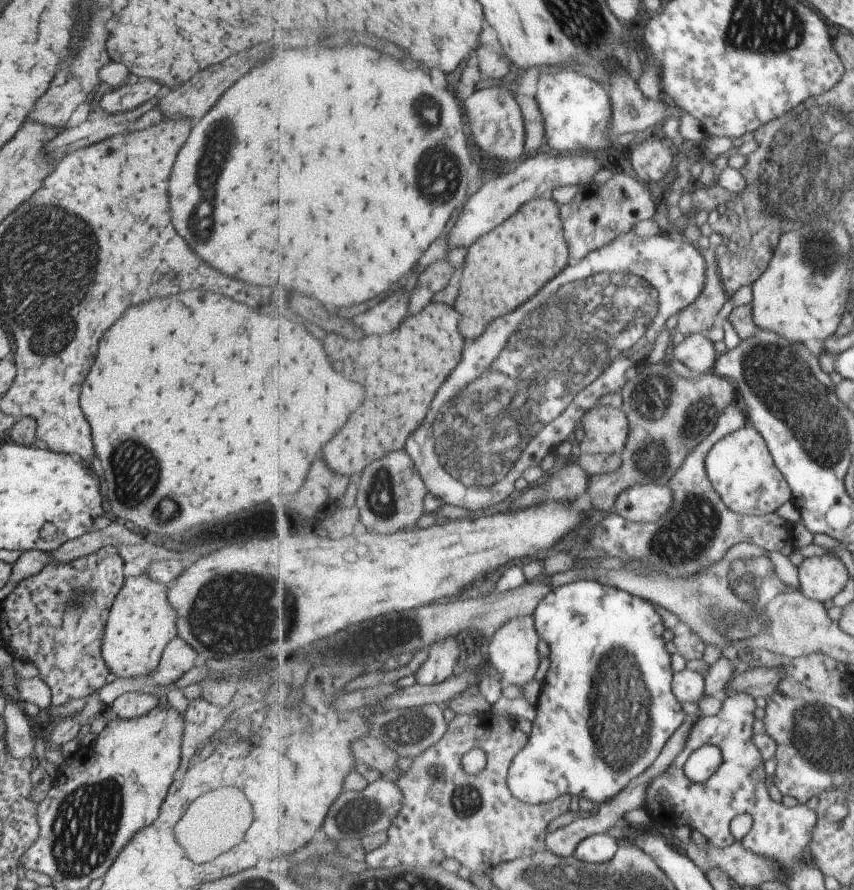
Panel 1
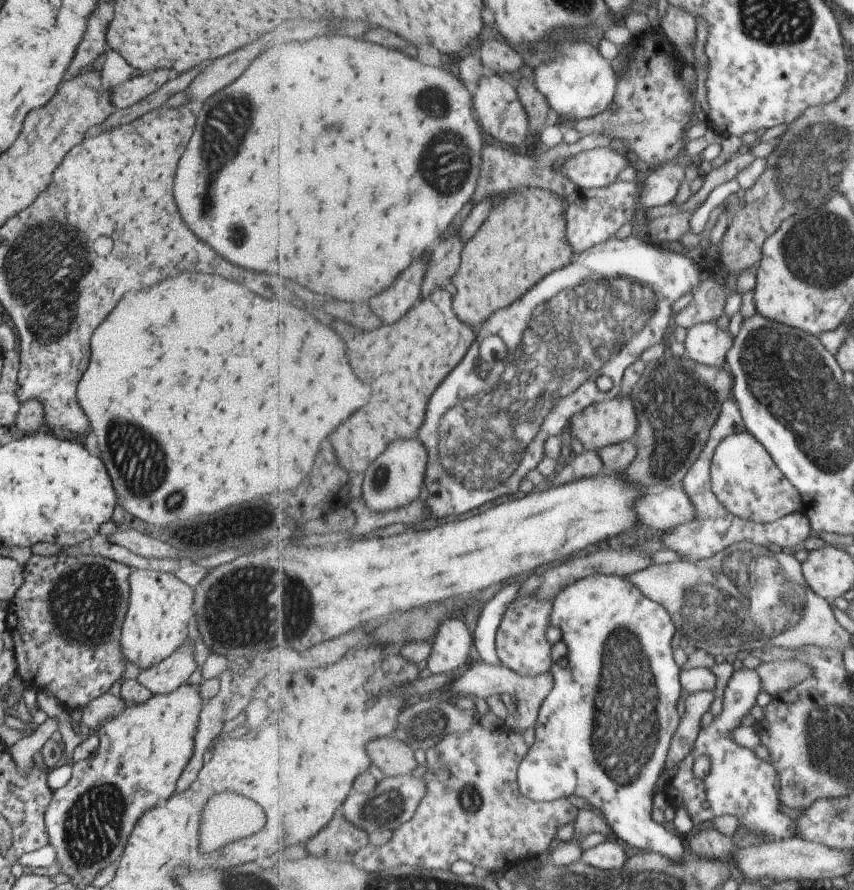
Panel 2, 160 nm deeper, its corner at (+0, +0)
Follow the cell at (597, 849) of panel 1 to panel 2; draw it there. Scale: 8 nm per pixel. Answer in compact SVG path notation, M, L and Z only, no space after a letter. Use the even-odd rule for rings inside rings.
M607 839L601 844L587 849L582 856L585 863L603 871L622 869L628 861L627 852L619 842Z

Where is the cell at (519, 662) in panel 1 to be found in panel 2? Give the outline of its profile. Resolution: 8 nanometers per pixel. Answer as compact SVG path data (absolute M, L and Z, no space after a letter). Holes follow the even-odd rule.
M529 595L517 597L508 606L496 636L496 647L503 665L528 677L536 677L552 671L555 663L551 656L553 646L548 639L548 630L552 625L554 604L555 599L539 600Z

